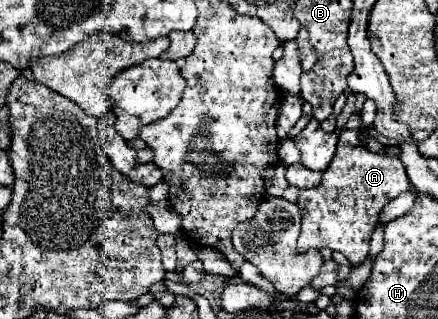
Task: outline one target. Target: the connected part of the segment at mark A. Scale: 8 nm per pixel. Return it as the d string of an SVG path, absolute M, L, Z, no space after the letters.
M352 113L344 129L340 131L338 149L322 173L318 187L302 189L298 197L298 207L302 211L302 231L298 237L298 251L306 253L308 249L328 247L340 251L352 265L360 265L370 251L370 235L378 225L382 207L396 195L412 187L404 175L404 165L398 157L386 153L372 153L360 143L360 125L362 119L358 113Z

